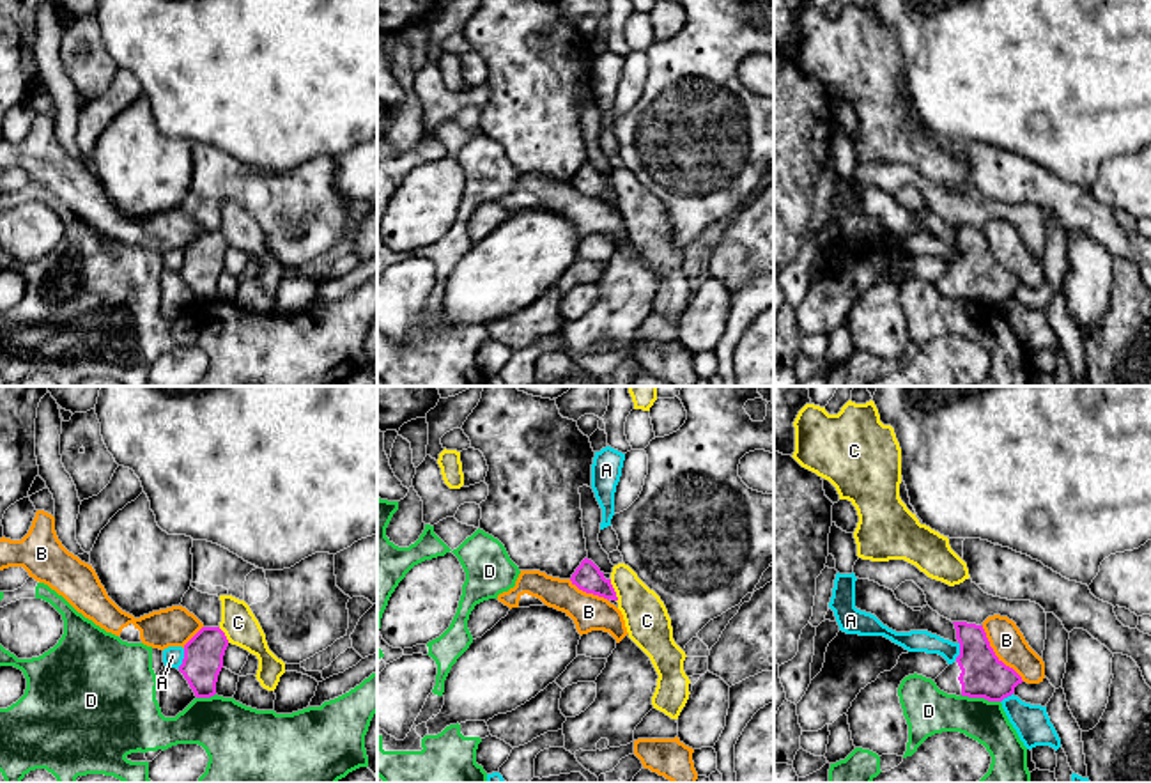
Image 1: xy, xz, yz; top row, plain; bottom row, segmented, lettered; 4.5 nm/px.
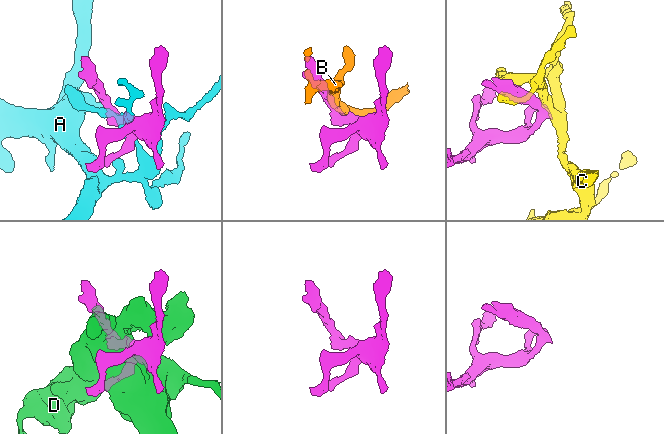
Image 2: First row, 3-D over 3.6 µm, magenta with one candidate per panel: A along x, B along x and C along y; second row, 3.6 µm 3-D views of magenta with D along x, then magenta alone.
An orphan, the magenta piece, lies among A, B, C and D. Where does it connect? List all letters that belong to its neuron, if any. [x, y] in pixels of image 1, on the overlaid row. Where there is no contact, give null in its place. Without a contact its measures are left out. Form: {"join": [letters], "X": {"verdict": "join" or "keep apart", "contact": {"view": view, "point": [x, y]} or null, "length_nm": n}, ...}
{"join": [], "A": {"verdict": "keep apart", "contact": {"view": "xy", "point": [183, 659]}, "length_nm": 100}, "B": {"verdict": "keep apart", "contact": {"view": "yz", "point": [994, 654]}, "length_nm": 320}, "C": {"verdict": "keep apart", "contact": {"view": "xz", "point": [613, 590]}, "length_nm": 110}, "D": {"verdict": "keep apart", "contact": {"view": "yz", "point": [980, 697]}, "length_nm": 190}}

